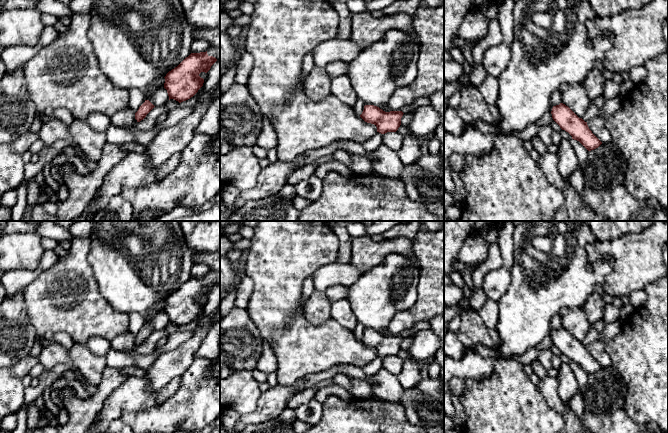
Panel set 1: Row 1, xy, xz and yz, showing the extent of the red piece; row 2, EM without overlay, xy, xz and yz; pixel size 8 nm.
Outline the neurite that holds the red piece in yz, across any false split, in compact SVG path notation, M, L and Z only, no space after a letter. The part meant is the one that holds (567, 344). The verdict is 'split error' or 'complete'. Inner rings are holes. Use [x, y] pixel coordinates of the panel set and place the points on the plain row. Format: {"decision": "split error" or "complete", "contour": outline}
{"decision": "complete", "contour": "M560 327L553 330L551 338L560 352L568 356L572 363L579 365L588 375L594 374L602 368L589 353L587 346L579 342L565 328Z"}

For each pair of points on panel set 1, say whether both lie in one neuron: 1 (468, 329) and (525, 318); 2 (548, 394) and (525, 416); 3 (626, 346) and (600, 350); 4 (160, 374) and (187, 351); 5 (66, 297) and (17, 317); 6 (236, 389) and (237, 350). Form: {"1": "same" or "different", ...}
{"1": "different", "2": "different", "3": "different", "4": "same", "5": "different", "6": "different"}

